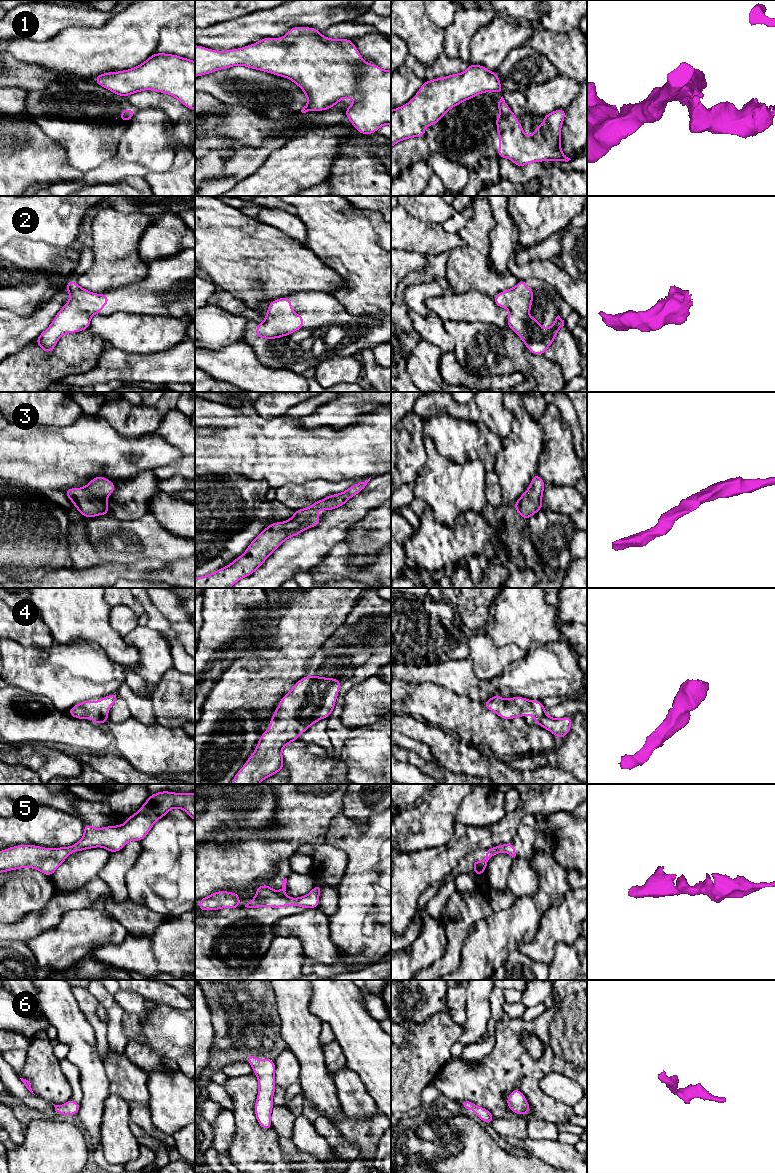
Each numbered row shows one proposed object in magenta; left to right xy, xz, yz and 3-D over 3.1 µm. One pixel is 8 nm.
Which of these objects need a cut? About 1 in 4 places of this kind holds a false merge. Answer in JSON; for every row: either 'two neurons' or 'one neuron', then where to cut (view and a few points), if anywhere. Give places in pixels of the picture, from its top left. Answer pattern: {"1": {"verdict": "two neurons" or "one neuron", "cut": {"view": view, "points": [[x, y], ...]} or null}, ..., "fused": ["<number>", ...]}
{"1": {"verdict": "two neurons", "cut": {"view": "yz", "points": [[502, 90], [496, 92]]}}, "2": {"verdict": "one neuron", "cut": null}, "3": {"verdict": "one neuron", "cut": null}, "4": {"verdict": "one neuron", "cut": null}, "5": {"verdict": "one neuron", "cut": null}, "6": {"verdict": "one neuron", "cut": null}, "fused": ["1"]}

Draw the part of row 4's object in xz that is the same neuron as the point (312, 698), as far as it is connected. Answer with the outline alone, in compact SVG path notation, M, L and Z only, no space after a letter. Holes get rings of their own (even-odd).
M306 675L297 681L285 694L274 711L268 726L274 730L265 730L258 741L255 751L244 766L236 773L230 784L259 784L264 779L284 769L282 749L297 738L317 721L332 715L341 681L336 678Z

